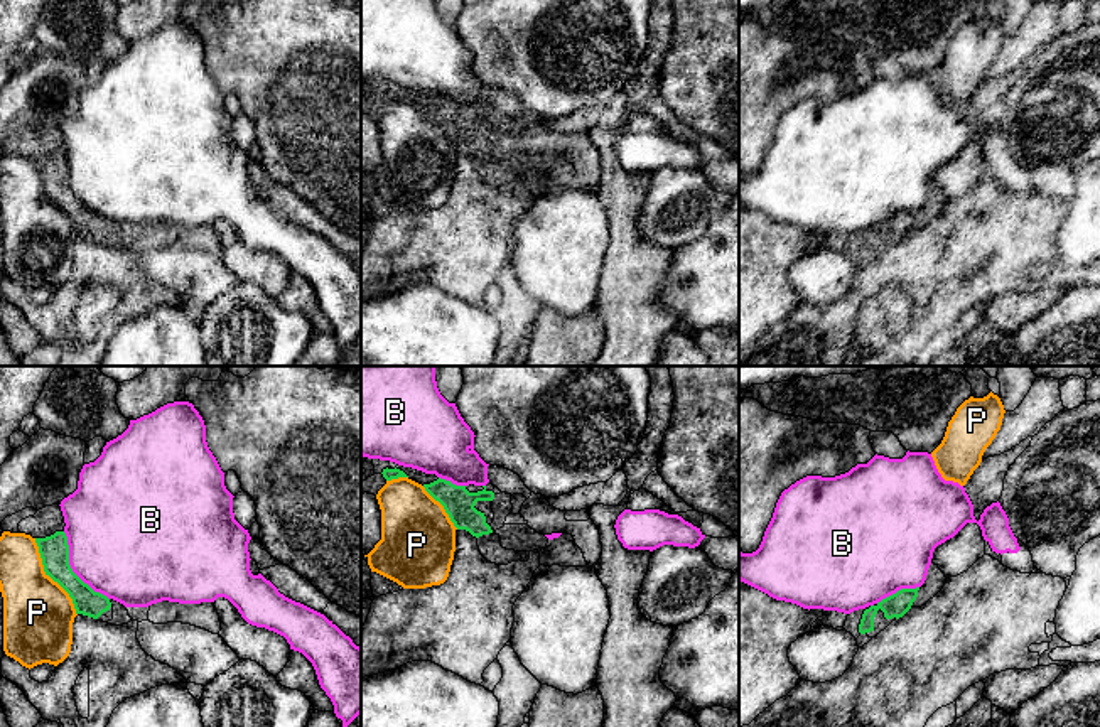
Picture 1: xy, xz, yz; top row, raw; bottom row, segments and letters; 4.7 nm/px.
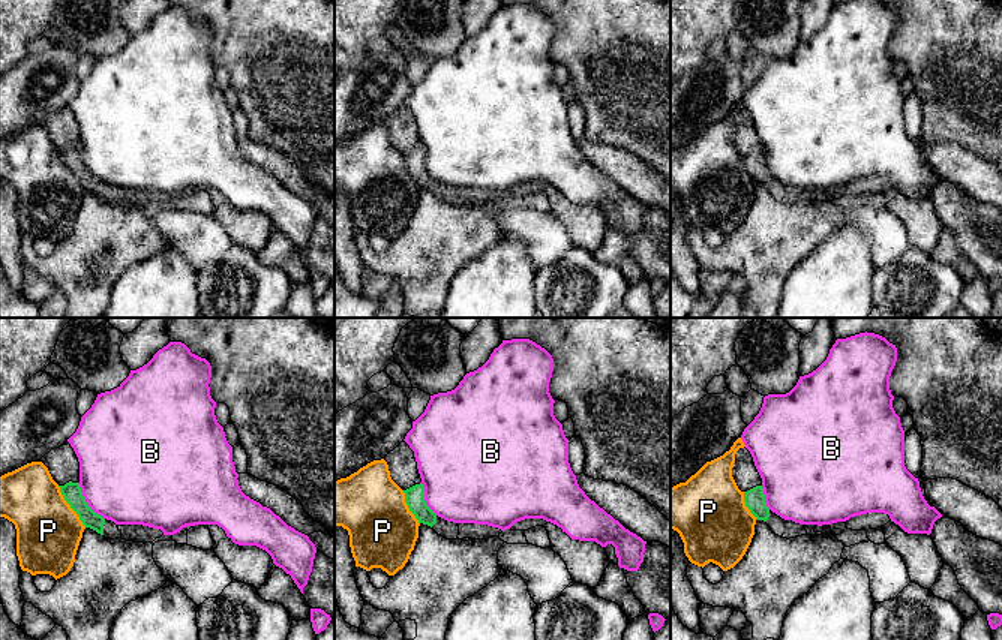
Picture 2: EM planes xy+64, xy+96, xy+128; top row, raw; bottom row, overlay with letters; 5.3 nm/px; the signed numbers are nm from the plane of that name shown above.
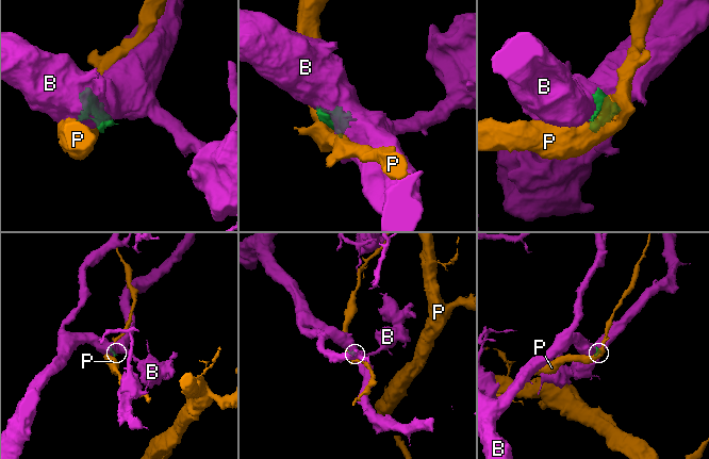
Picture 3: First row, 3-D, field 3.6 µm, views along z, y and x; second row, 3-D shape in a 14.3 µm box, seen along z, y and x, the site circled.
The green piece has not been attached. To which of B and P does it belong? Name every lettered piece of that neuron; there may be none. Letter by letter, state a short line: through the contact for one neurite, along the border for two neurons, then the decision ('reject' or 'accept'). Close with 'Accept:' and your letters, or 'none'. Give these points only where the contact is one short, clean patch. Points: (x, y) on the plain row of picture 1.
B: reject
P: reject
Accept: none

